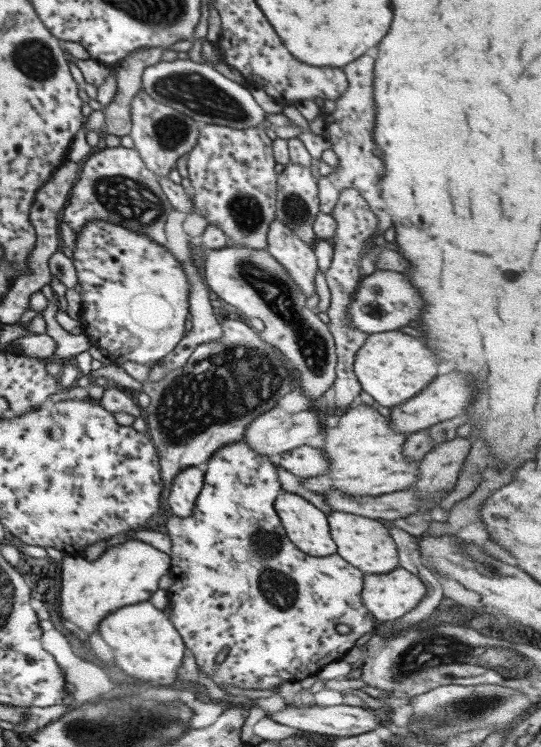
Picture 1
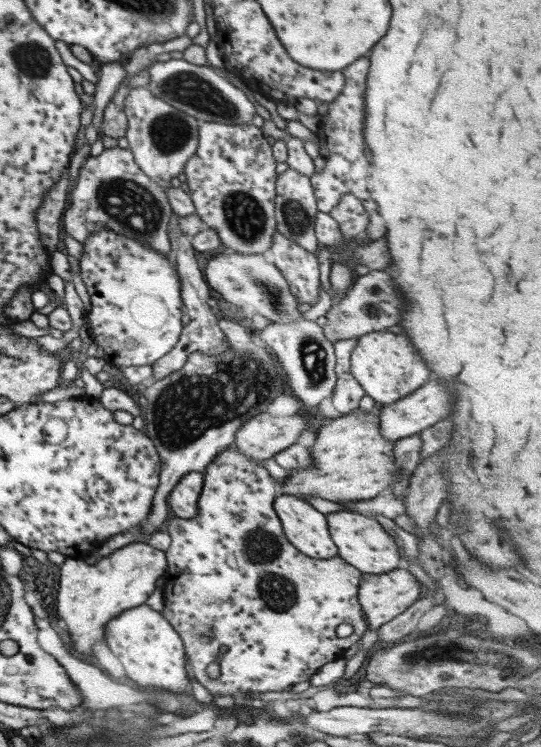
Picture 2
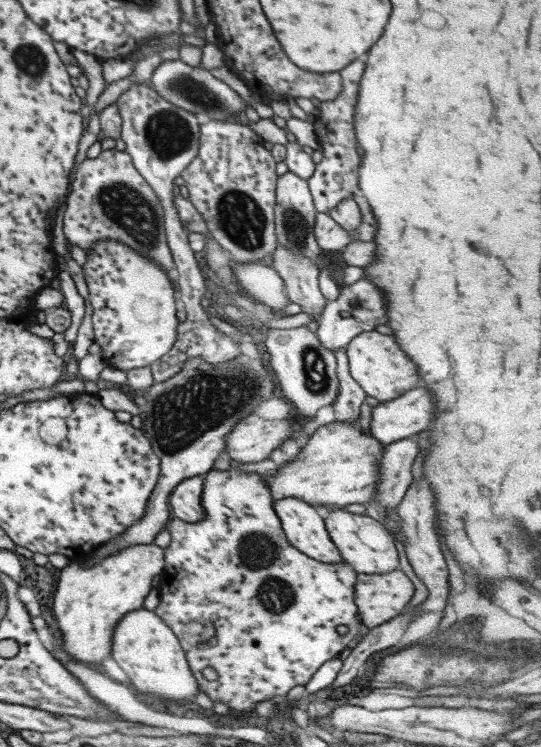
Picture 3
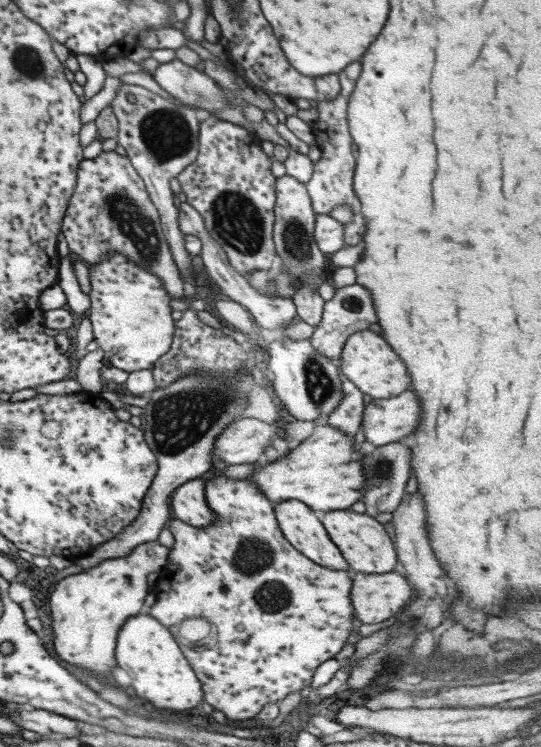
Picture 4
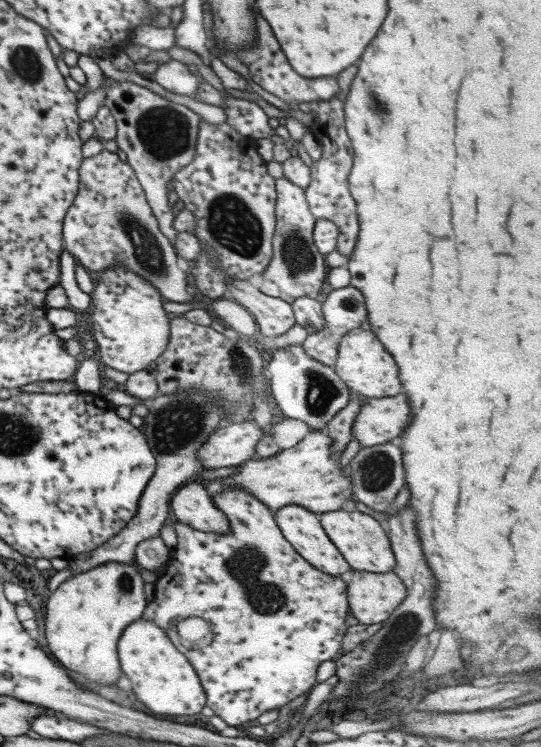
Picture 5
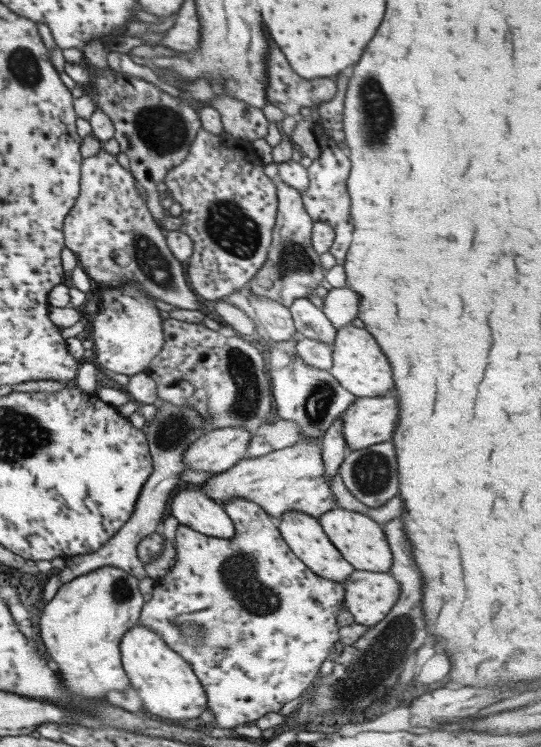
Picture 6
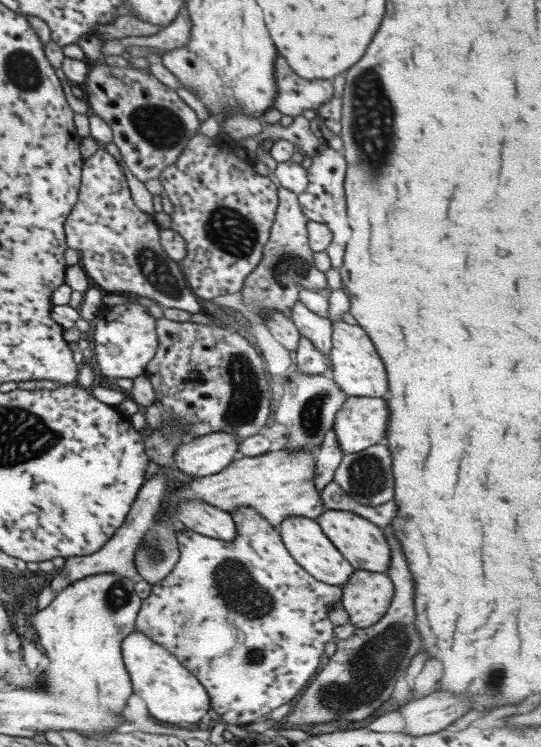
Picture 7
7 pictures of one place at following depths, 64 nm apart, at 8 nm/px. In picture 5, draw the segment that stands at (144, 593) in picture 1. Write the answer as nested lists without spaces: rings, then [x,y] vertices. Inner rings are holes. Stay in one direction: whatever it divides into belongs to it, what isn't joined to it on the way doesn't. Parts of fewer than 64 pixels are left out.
[[[158,536],[137,544],[132,564],[106,562],[104,565],[71,575],[53,592],[45,605],[45,638],[55,660],[86,691],[97,692],[103,686],[116,686],[120,674],[116,642],[127,624],[142,616],[146,601],[140,570],[160,568],[167,563],[170,549]]]

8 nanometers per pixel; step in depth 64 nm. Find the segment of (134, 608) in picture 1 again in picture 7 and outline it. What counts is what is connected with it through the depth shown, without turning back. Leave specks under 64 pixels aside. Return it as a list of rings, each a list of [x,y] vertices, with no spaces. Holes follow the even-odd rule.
[[[133,630],[120,642],[120,651],[124,669],[130,678],[132,692],[143,699],[148,713],[155,722],[169,723],[175,727],[185,727],[196,724],[209,710],[209,697],[201,683],[168,650],[146,637],[146,634]]]

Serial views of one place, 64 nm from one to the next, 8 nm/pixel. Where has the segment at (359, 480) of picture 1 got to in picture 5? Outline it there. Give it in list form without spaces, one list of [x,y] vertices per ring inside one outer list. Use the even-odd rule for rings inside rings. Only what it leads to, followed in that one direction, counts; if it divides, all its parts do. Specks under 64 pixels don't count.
[[[315,429],[307,433],[297,445],[289,449],[281,449],[268,458],[254,458],[237,466],[236,473],[223,480],[221,490],[243,490],[253,495],[267,506],[272,513],[283,506],[303,506],[305,510],[316,516],[328,511],[349,508],[353,500],[351,478],[345,468],[339,466],[338,460],[329,458],[329,445],[332,438],[327,429]]]

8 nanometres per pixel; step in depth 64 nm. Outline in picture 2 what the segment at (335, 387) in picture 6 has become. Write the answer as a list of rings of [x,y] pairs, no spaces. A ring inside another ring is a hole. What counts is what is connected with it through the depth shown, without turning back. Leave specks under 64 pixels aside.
[[[209,253],[201,258],[201,263],[206,283],[226,302],[237,308],[249,306],[253,312],[270,320],[258,336],[279,362],[289,392],[307,408],[317,406],[332,394],[336,381],[333,345],[315,321],[301,318],[302,312],[297,310],[300,302],[291,294],[284,276],[269,261],[267,254]]]

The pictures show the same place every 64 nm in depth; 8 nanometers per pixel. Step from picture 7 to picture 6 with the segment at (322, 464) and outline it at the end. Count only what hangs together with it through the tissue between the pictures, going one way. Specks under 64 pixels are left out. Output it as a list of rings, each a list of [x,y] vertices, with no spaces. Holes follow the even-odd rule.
[[[339,415],[327,427],[320,438],[319,454],[323,462],[323,474],[325,478],[333,478],[339,466],[344,460],[346,451],[346,440],[342,433],[342,416]]]

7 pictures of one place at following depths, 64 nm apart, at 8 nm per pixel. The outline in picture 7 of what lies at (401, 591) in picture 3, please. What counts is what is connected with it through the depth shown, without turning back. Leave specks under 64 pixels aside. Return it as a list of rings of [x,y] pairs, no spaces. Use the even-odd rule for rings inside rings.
[[[354,570],[349,582],[341,586],[340,601],[349,616],[349,622],[357,629],[375,624],[385,614],[393,596],[393,584],[388,576],[368,570]]]

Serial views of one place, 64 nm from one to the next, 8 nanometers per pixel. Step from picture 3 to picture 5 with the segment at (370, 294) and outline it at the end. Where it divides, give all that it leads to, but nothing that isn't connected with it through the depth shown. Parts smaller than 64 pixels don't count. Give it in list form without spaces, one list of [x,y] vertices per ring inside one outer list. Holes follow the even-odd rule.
[[[351,285],[332,289],[323,302],[320,302],[323,315],[323,328],[307,335],[300,344],[304,353],[314,361],[332,367],[337,358],[337,347],[341,337],[349,330],[353,330],[367,321],[367,311],[364,296]]]

